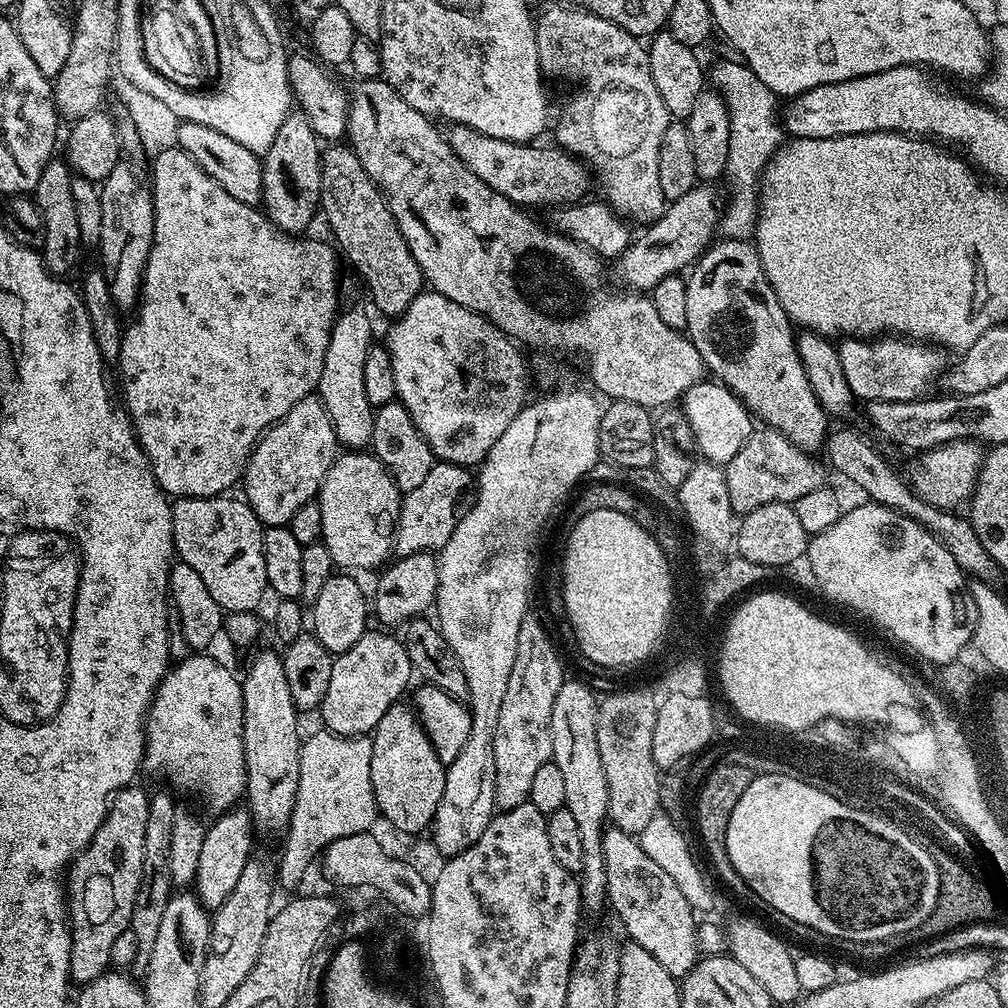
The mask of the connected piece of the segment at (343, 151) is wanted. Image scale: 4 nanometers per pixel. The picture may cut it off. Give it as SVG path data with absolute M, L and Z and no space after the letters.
M336 142L323 149L320 169L320 206L322 216L328 219L328 224L332 227L331 239L335 247L342 253L343 259L345 256L356 267L357 274L364 279L364 284L372 295L373 306L382 315L388 316L387 318L401 316L410 306L410 302L414 302L414 298L418 298L418 294L425 291L426 281L418 262L414 262L410 254L410 246L406 246L406 238L402 238L402 230L398 230L398 222L394 222L394 214L390 214L379 186L370 178L370 174L366 174L362 162L358 162L356 151L344 142Z

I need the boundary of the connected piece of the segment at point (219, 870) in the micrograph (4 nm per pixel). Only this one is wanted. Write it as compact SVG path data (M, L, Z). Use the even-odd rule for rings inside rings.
M237 806L227 812L221 812L213 820L216 821L207 825L194 881L194 895L209 910L220 908L222 902L230 898L230 890L234 890L238 878L242 875L242 866L246 866L246 862L254 856L254 825L251 815L243 807Z

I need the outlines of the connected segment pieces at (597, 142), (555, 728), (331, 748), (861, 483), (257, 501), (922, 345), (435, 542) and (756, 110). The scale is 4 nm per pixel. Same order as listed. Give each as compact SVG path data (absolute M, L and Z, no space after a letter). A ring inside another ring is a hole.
M552 4L542 9L540 16L538 12L535 21L540 71L548 78L565 76L580 83L560 112L555 143L572 156L580 157L595 175L600 175L603 199L615 212L632 222L657 220L666 207L658 182L658 146L662 146L662 130L666 130L670 117L658 86L654 86L654 78L650 78L647 47L625 28L579 6Z
M565 679L558 690L558 698L554 698L554 714L550 718L552 731L551 763L558 766L566 789L564 807L574 814L578 831L582 837L582 870L578 874L580 886L580 902L585 909L605 907L607 897L606 870L603 864L603 834L609 823L608 803L610 794L606 786L606 773L602 771L602 754L598 754L598 696L595 696L580 680Z
M319 730L300 745L298 766L298 798L294 802L292 817L286 829L284 853L278 864L278 884L284 888L296 888L308 872L308 863L319 857L323 849L343 836L369 831L377 818L378 809L374 798L374 786L370 782L370 758L372 742L368 736L339 736L327 730Z
M840 426L837 432L836 429L829 431L826 441L827 463L833 469L836 467L850 483L857 484L868 495L865 497L871 503L881 504L911 520L916 520L927 532L934 534L934 538L938 538L938 542L942 542L942 546L946 546L946 550L954 554L954 562L958 562L959 568L967 577L980 580L983 584L999 585L1000 580L1004 578L1004 573L982 546L982 542L974 533L971 521L967 517L960 517L959 511L930 506L913 491L903 475L896 474L895 470L884 461L883 454L862 433L848 427L852 426Z
M319 395L299 400L282 419L265 431L252 450L252 457L244 467L243 499L265 526L284 526L288 519L306 502L316 500L326 470L338 455L338 445L330 414L322 406Z
M881 334L875 338L844 338L839 341L838 347L846 382L852 393L864 402L906 402L927 397L932 380L939 381L946 368L945 353L939 347L899 334Z
M433 463L430 474L415 490L403 493L400 517L396 523L394 552L397 557L409 556L415 552L439 553L450 542L454 526L462 522L464 515L472 508L474 499L474 476L463 464Z
M719 60L709 67L708 80L723 97L730 114L729 151L723 177L731 198L723 207L718 230L725 239L749 241L755 235L760 215L760 177L765 165L783 145L786 134L778 108L776 112L778 97L769 87L743 61Z

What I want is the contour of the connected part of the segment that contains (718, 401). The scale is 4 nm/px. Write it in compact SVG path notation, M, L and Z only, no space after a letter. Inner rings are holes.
M708 378L684 392L682 407L692 431L695 451L700 451L704 455L701 457L710 464L727 466L730 458L742 450L754 430L754 417L743 400L739 400L726 385Z

